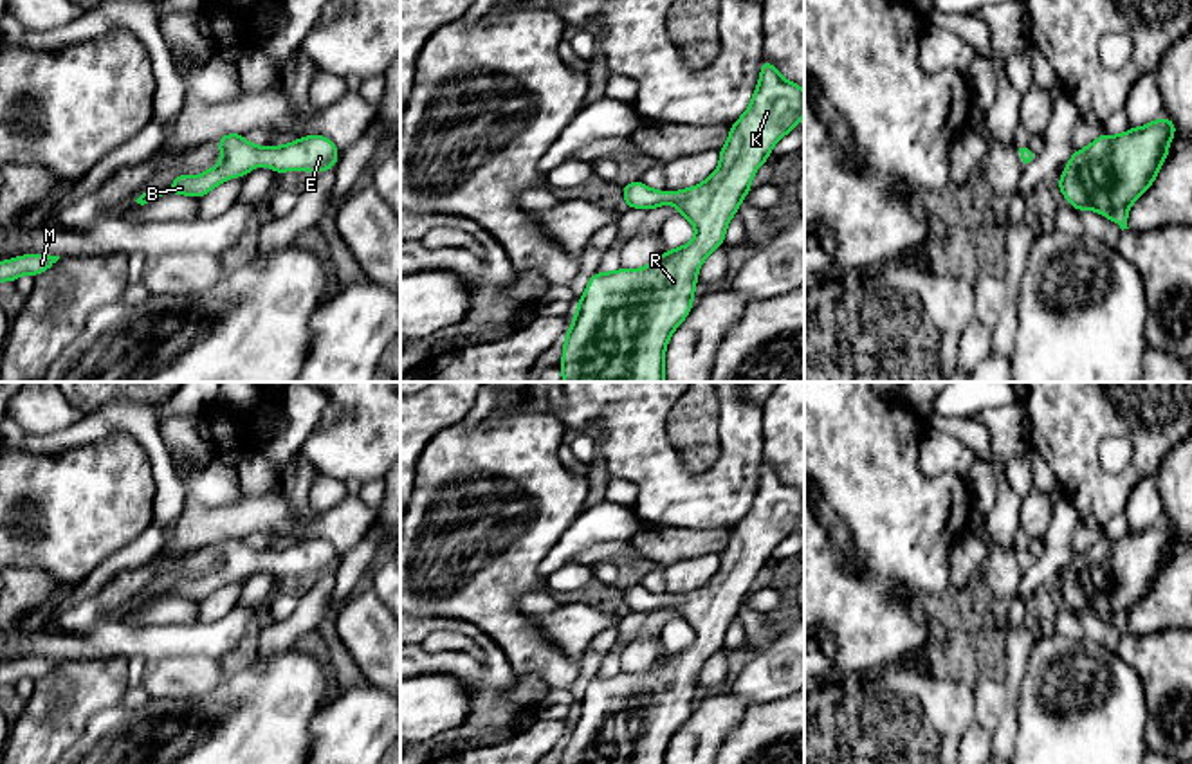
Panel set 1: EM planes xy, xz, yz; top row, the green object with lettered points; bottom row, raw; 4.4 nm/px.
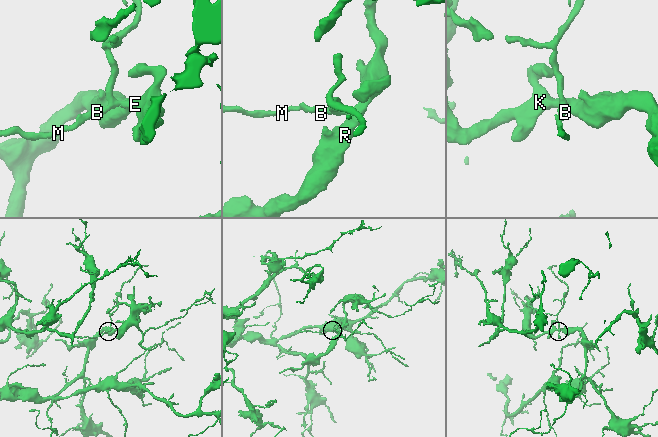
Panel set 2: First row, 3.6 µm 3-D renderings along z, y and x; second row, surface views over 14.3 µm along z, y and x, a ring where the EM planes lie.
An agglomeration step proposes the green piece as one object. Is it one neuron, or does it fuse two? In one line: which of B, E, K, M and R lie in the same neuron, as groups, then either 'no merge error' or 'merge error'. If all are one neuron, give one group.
groups B E K M R; no merge error

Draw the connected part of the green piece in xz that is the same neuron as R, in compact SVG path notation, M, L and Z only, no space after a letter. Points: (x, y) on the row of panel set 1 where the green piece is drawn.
M763 58L757 88L747 112L730 126L727 144L720 150L720 168L701 184L667 193L640 180L622 186L626 207L655 209L673 204L696 229L691 243L658 254L644 268L595 272L577 314L564 335L563 382L665 382L664 357L671 333L692 310L696 274L711 252L723 245L729 220L750 191L757 168L768 160L775 142L792 132L804 115L804 90L784 79Z

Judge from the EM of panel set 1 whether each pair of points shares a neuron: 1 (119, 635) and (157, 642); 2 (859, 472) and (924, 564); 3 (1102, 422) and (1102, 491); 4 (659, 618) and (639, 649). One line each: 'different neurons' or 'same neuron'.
1: same neuron
2: same neuron
3: same neuron
4: same neuron

